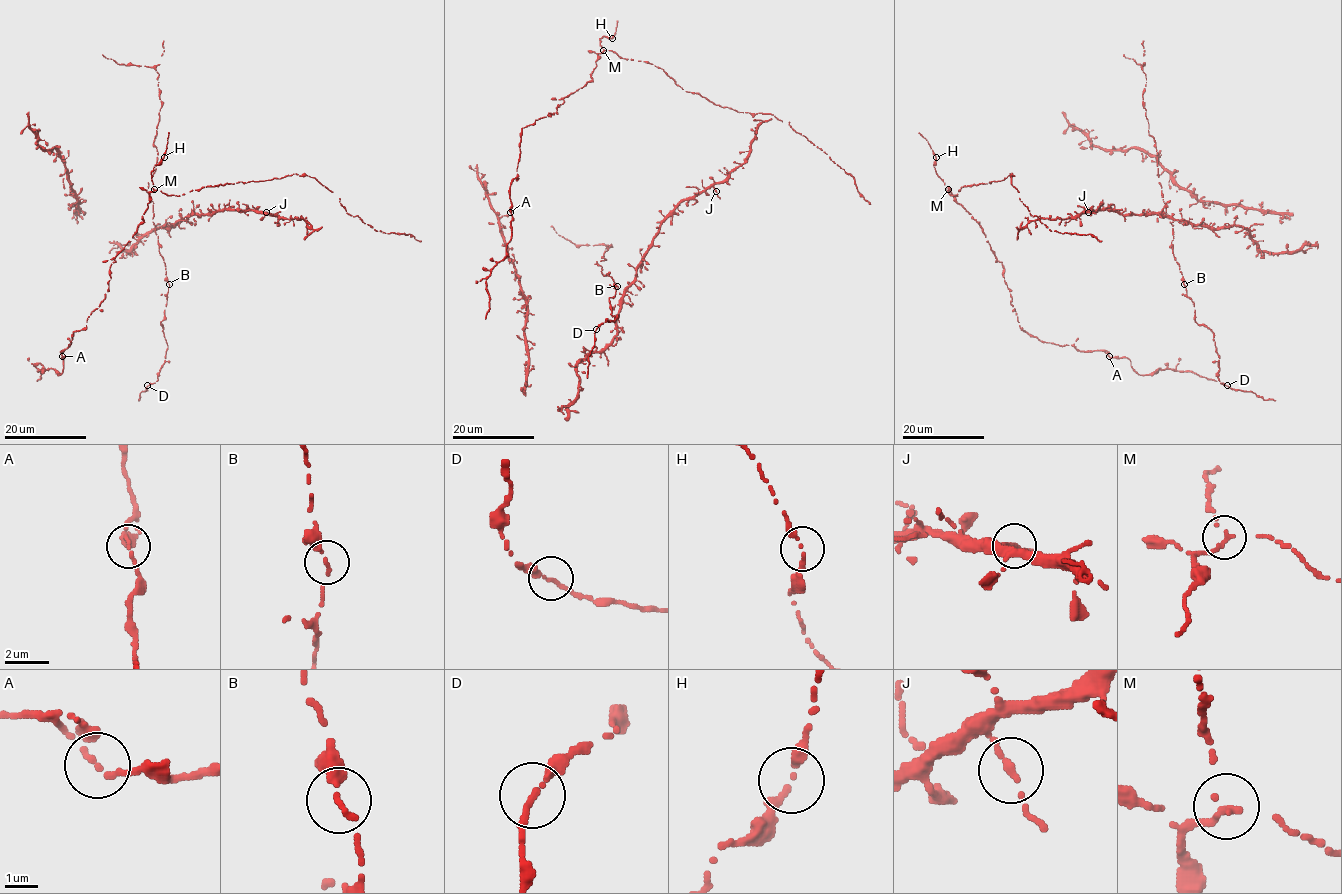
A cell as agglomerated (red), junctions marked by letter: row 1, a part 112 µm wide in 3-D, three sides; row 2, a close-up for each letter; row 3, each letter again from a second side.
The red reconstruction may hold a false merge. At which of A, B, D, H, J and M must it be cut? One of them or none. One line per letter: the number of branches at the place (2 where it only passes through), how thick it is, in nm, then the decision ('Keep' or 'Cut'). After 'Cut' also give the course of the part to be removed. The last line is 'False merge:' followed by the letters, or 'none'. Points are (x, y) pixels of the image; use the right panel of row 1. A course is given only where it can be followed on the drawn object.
A: Branches: 2. Thickness 170 nm. Keep
B: Branches: 2. Thickness 180 nm. Keep
D: Branches: 2. Thickness 180 nm. Keep
H: Branches: 2. Thickness 160 nm. Keep
J: Branches: 2. Thickness 170 nm. Keep
M: Branches: 2. Thickness 190 nm. Keep
False merge: none

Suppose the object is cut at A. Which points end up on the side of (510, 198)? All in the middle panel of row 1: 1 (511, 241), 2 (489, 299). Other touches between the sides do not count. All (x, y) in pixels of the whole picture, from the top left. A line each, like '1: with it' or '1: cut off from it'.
1: cut off from it
2: cut off from it

